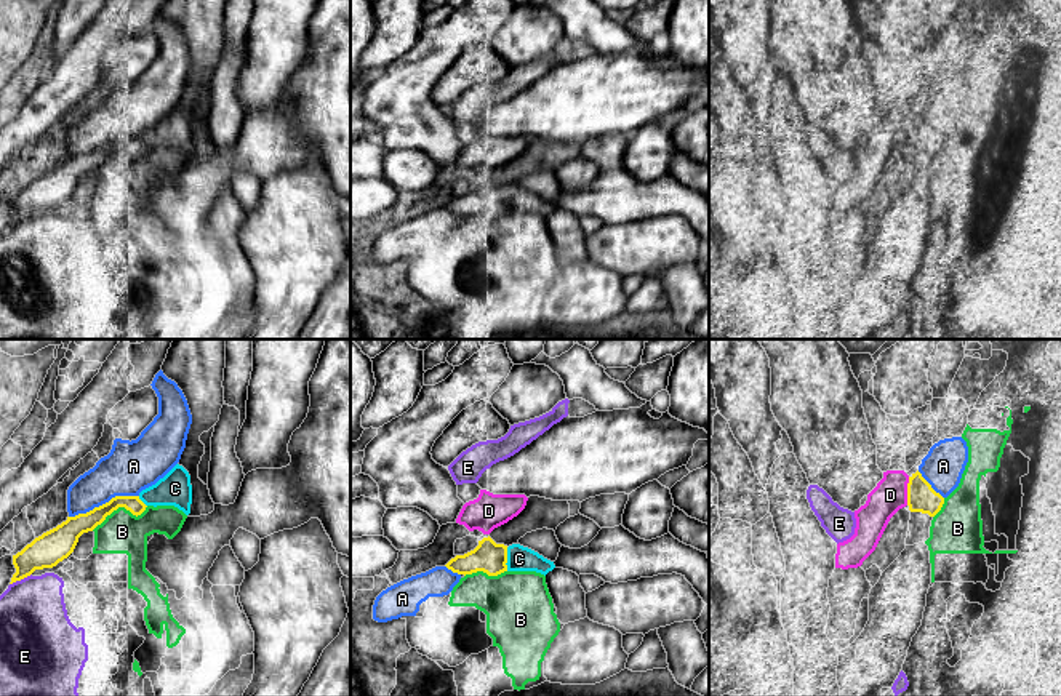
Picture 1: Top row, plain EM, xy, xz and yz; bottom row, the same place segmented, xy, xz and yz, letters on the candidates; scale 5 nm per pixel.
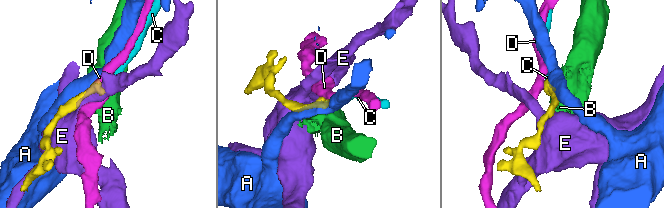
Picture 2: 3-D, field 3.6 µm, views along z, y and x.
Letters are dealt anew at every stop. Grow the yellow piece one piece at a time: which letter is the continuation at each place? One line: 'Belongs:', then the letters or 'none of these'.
Belongs: C

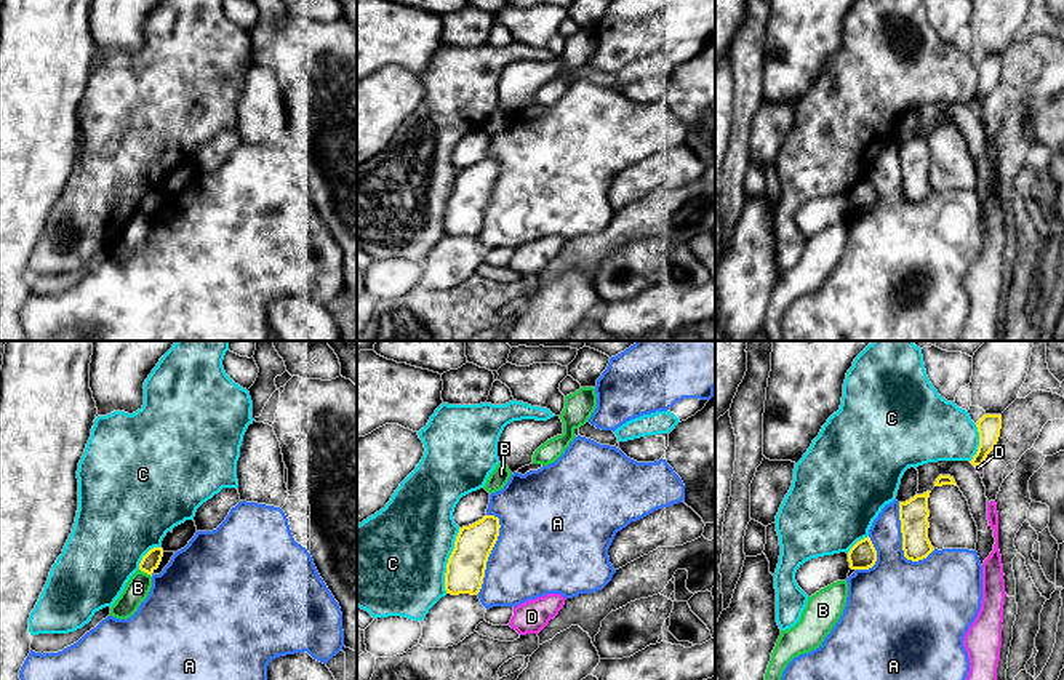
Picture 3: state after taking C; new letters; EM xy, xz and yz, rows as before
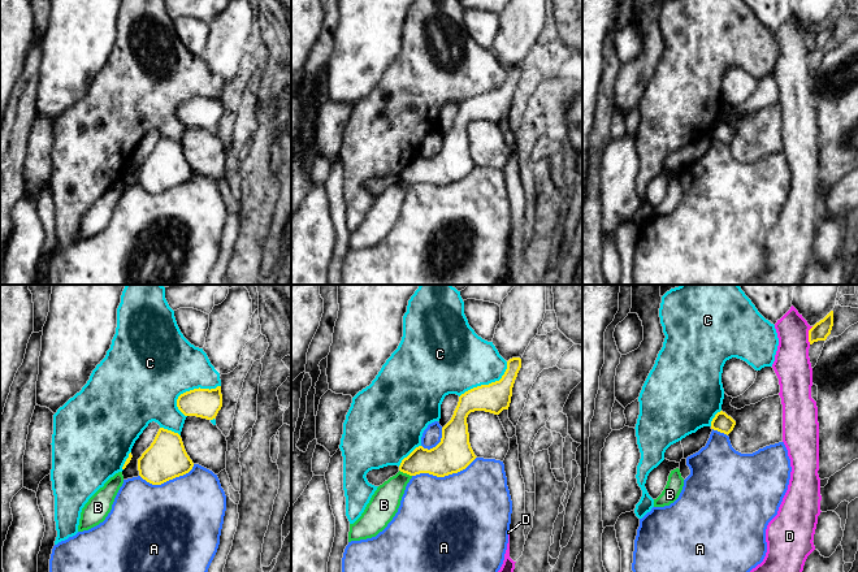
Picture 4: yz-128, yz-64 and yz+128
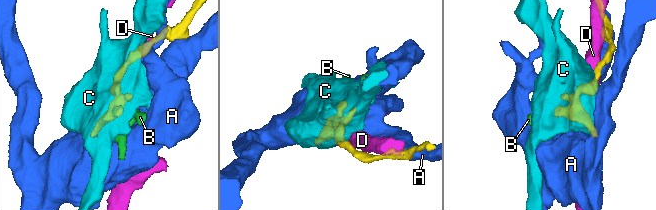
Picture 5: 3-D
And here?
Belongs: none of these

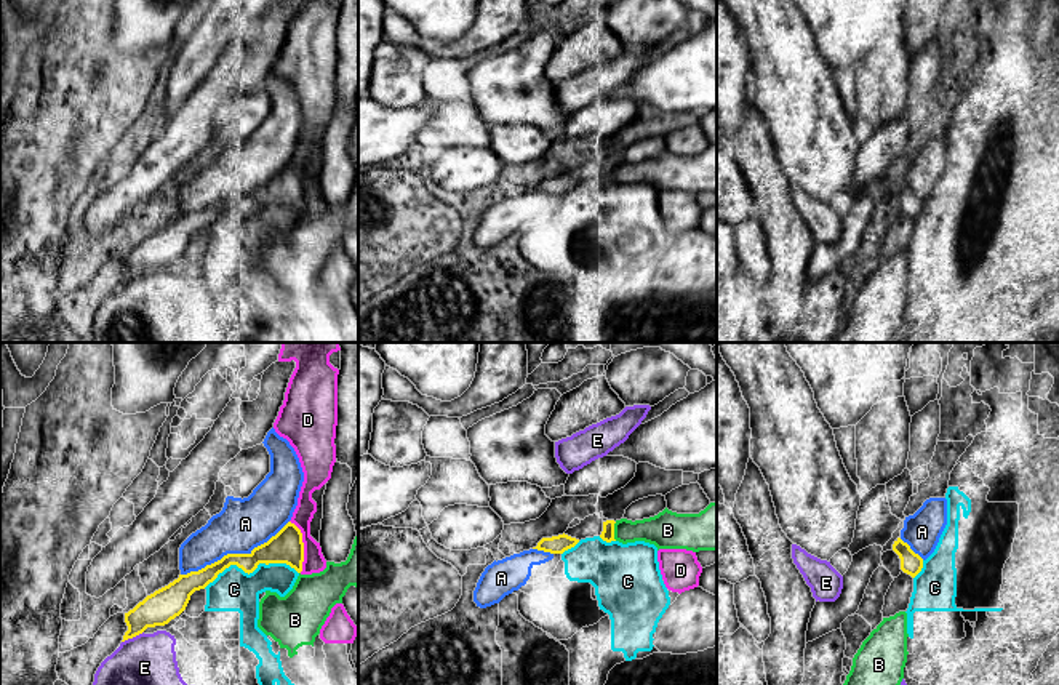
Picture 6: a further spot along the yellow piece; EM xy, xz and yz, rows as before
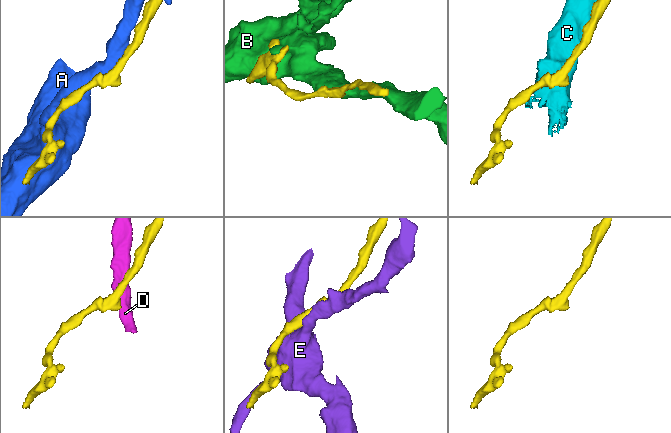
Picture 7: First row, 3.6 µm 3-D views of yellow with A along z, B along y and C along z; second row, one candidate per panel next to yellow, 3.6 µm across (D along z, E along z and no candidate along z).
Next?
Belongs: none of these

